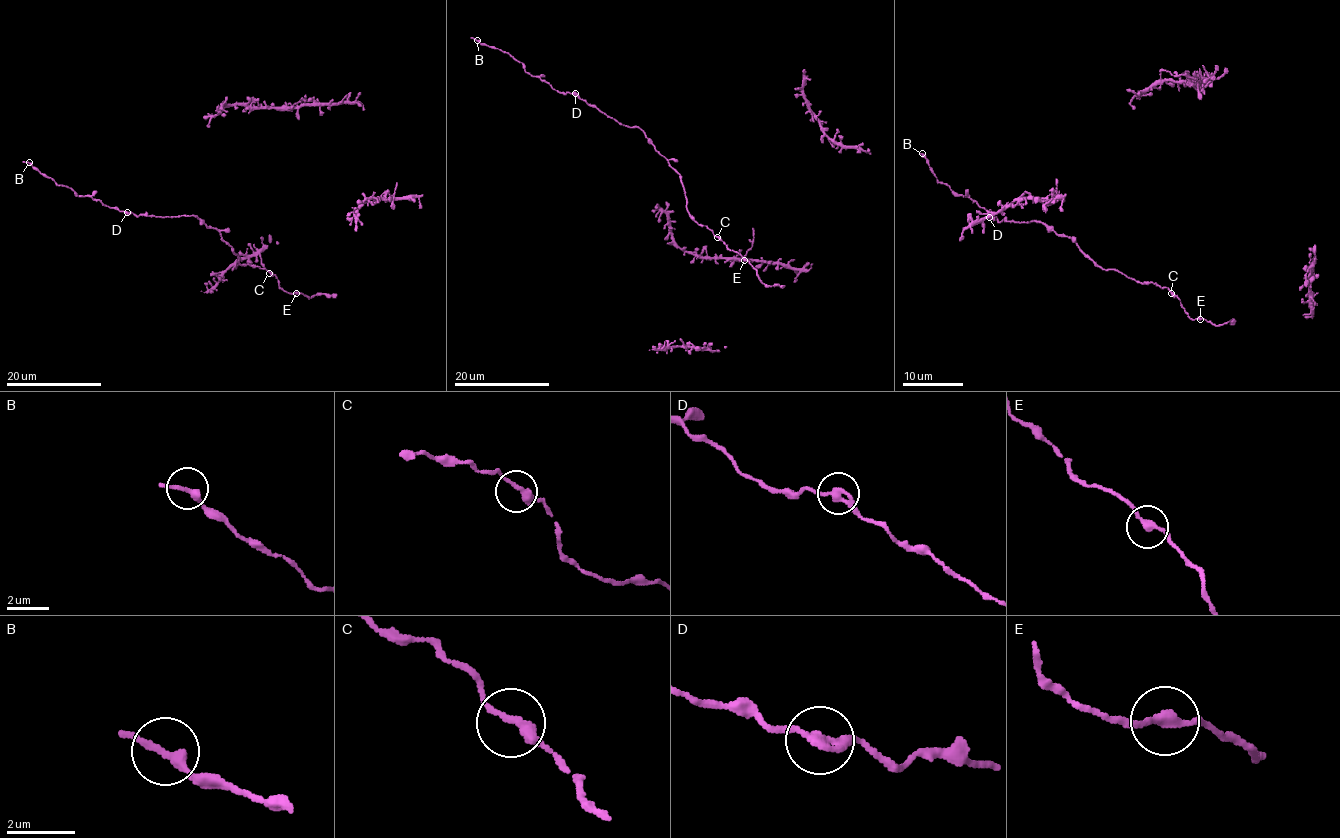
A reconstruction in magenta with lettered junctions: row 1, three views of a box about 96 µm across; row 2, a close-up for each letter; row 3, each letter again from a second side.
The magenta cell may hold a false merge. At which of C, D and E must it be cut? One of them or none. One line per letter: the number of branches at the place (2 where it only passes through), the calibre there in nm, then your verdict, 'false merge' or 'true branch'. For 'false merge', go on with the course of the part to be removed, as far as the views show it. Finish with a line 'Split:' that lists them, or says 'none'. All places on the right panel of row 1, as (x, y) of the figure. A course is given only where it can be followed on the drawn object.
C: 2 | 280 nm | true branch
D: 2 | 280 nm | true branch
E: 2 | 260 nm | true branch
Split: none

